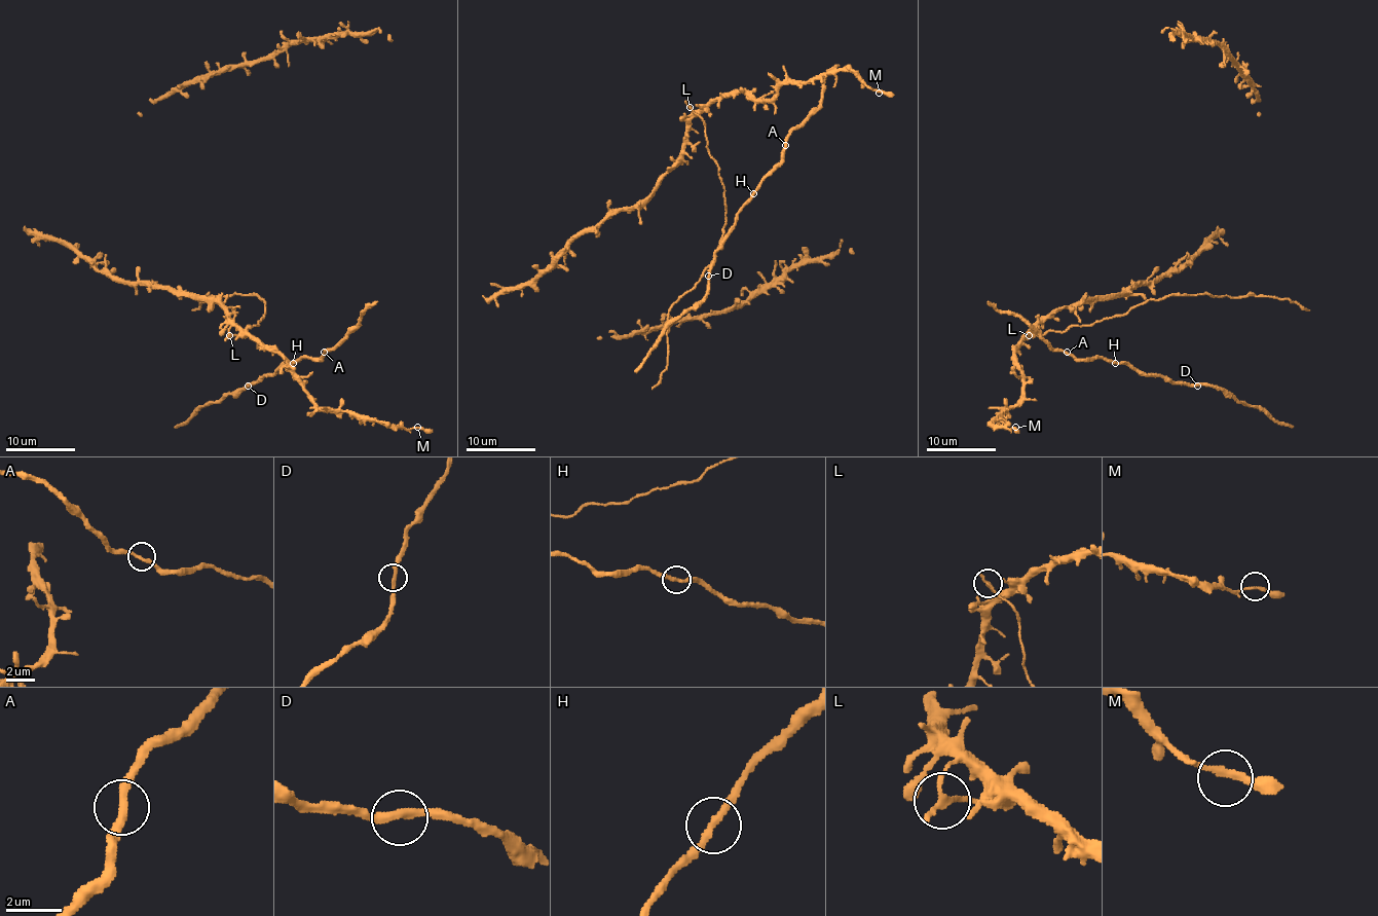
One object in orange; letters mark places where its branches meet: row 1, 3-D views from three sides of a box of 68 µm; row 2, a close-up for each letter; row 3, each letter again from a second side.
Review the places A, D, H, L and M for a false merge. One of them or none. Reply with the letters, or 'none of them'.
L

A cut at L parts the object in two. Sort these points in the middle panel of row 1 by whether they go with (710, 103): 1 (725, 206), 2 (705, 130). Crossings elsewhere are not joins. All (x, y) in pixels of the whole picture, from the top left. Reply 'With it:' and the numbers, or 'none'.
With it: none

